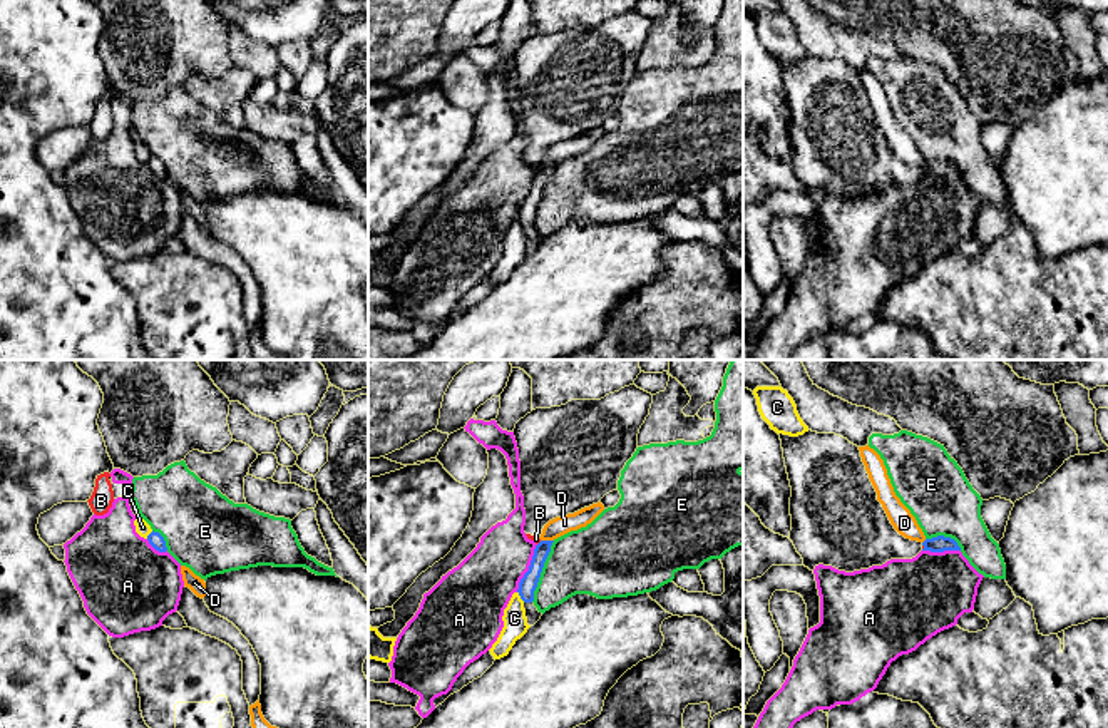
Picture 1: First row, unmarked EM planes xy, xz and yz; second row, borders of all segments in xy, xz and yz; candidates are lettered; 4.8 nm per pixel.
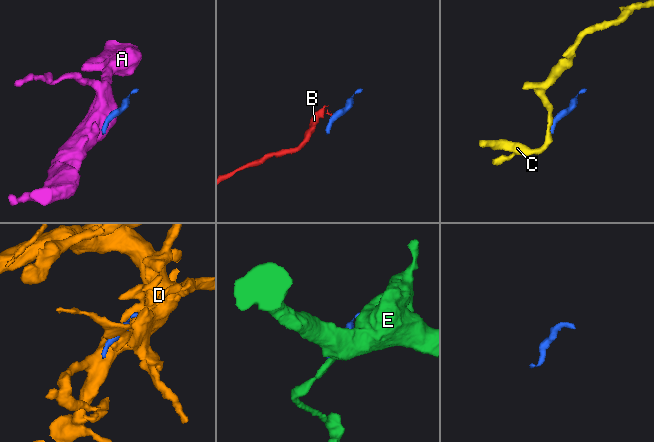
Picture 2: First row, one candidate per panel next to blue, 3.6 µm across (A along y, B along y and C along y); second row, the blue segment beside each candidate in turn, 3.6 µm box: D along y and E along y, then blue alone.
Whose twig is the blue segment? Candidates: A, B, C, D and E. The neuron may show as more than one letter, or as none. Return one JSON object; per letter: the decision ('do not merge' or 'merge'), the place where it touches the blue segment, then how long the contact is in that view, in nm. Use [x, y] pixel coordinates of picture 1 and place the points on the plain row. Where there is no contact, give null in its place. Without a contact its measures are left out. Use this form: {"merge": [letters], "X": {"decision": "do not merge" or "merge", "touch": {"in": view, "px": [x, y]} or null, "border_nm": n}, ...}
{"merge": [], "A": {"decision": "do not merge", "touch": {"in": "xz", "px": [529, 193]}, "border_nm": 260}, "B": {"decision": "do not merge", "touch": {"in": "yz", "px": [924, 173]}, "border_nm": 30}, "C": {"decision": "do not merge", "touch": {"in": "xz", "px": [519, 220]}, "border_nm": 70}, "D": {"decision": "do not merge", "touch": {"in": "xz", "px": [548, 166]}, "border_nm": 60}, "E": {"decision": "do not merge", "touch": {"in": "xz", "px": [541, 196]}, "border_nm": 320}}

